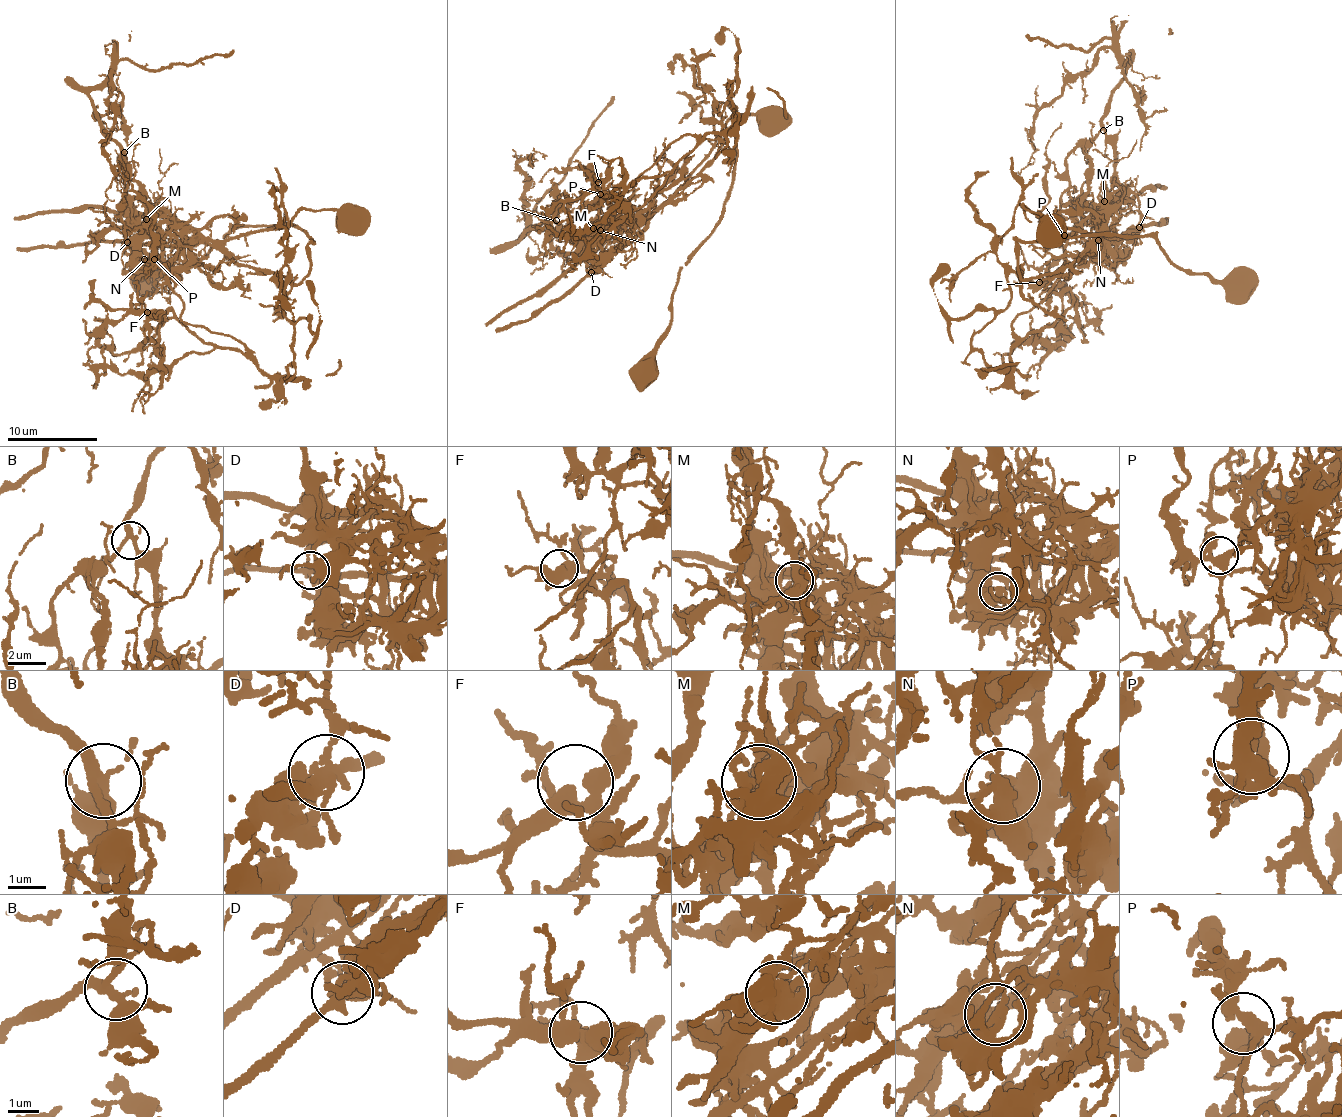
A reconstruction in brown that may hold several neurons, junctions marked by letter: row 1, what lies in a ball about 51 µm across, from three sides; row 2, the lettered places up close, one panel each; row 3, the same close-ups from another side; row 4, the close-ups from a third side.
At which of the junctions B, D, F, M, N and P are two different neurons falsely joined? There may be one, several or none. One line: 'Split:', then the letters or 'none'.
Split: D, M, N

